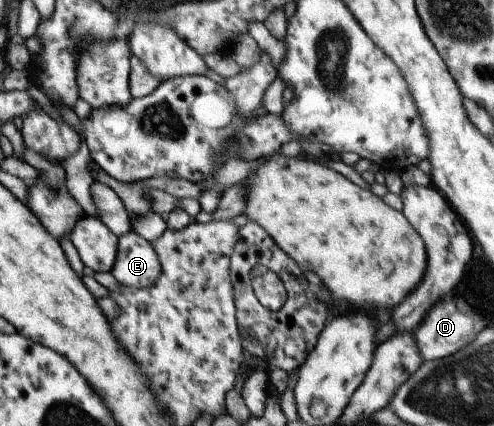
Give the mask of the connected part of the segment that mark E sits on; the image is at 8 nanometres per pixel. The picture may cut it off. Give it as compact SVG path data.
M130 231L118 238L116 260L110 272L125 287L150 288L161 275L160 261L152 244Z

